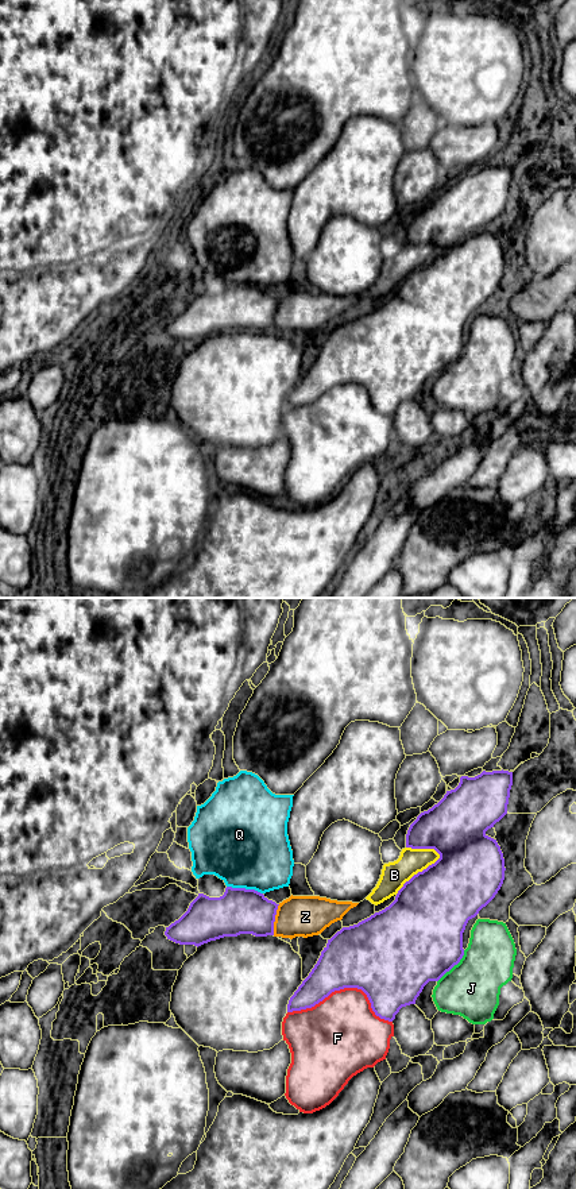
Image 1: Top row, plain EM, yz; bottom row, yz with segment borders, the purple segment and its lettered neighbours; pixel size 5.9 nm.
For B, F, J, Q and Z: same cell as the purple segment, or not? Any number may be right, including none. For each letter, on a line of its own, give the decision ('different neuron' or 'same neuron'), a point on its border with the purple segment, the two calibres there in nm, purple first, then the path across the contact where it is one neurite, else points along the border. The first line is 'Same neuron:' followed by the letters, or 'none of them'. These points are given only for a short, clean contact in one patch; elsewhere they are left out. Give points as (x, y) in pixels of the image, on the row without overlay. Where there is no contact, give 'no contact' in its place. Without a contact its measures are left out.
Same neuron: none of them
B: different neuron; contact yz (422, 266); calibres 460 and 160 nm
F: different neuron; contact yz (344, 382); calibres 420 and 420 nm
J: different neuron; contact yz (453, 361); calibres 500 and 340 nm
Q: different neuron; contact yz (244, 284); calibres 280 and 500 nm
Z: different neuron; contact yz (274, 315); calibres 280 and 240 nm

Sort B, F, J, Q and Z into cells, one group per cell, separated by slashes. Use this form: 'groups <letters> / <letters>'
groups B Z / F / J / Q

